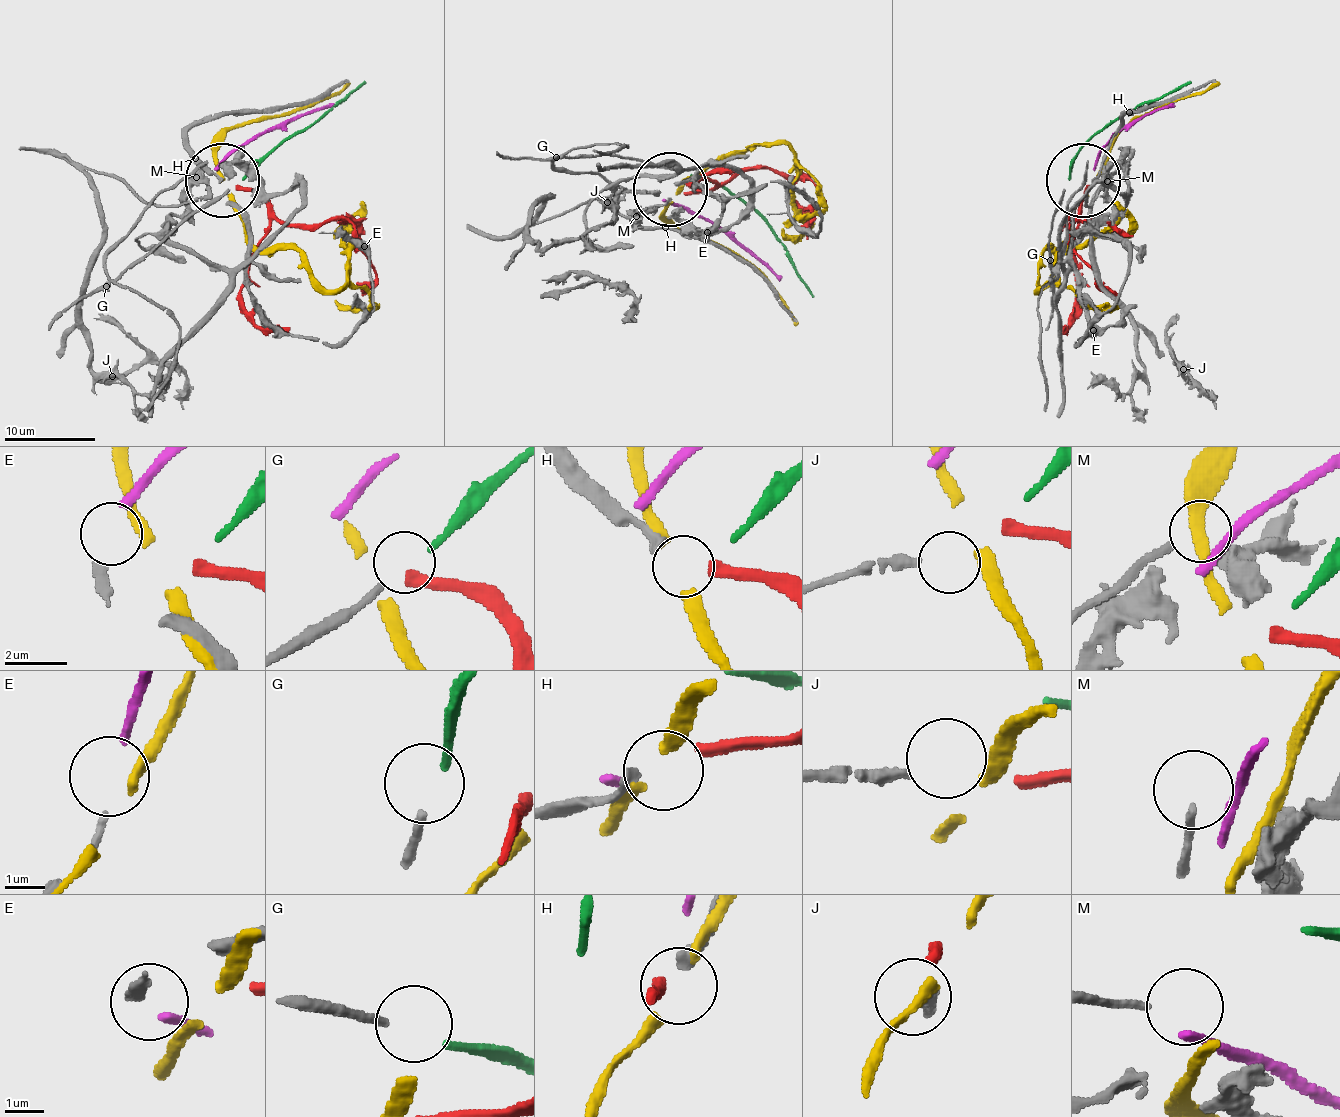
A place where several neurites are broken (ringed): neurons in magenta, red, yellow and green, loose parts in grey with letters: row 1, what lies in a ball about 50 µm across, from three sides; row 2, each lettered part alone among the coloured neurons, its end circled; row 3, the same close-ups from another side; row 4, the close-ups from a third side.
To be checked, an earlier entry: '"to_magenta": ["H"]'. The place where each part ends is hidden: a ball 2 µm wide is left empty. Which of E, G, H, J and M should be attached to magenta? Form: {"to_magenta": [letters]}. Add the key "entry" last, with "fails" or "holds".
{"to_magenta": ["E"], "entry": "fails"}

